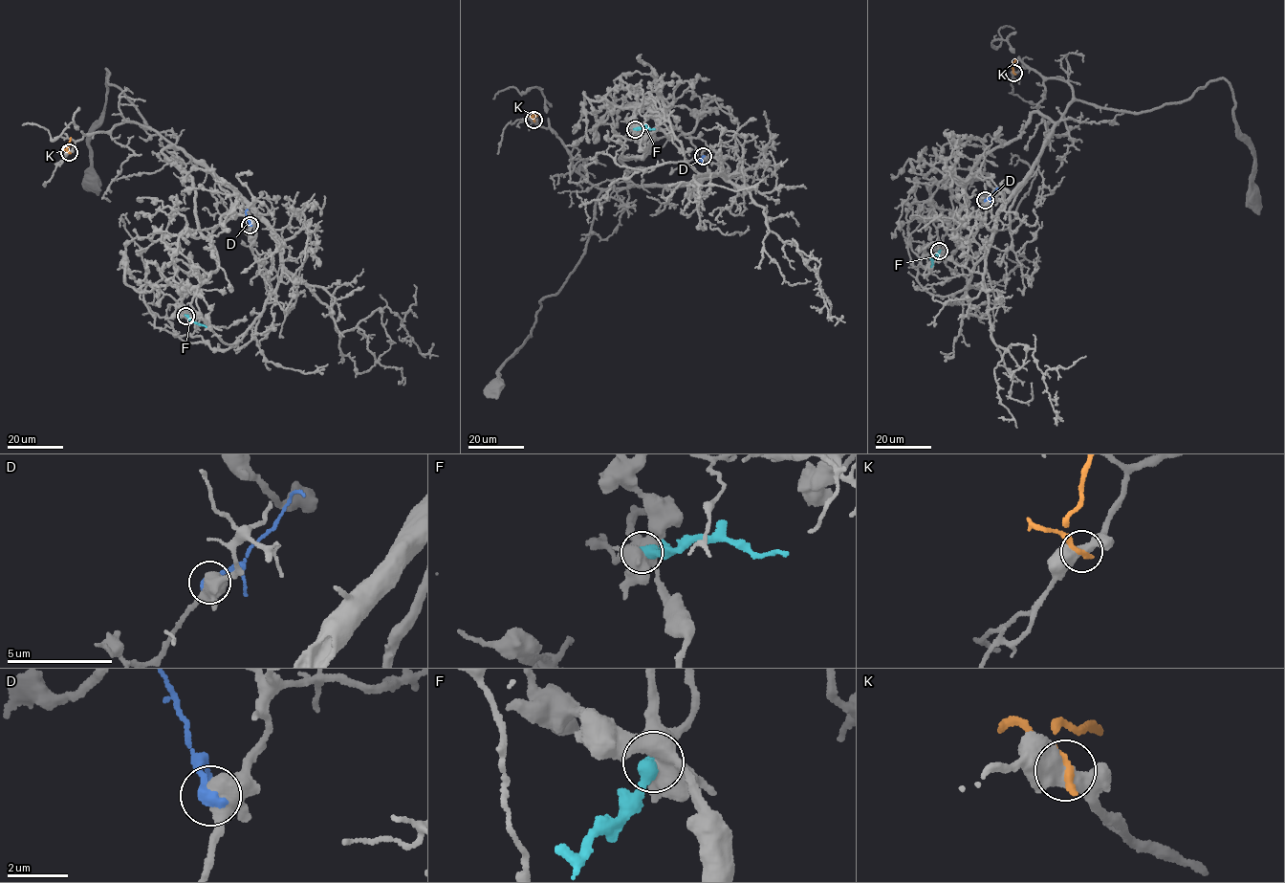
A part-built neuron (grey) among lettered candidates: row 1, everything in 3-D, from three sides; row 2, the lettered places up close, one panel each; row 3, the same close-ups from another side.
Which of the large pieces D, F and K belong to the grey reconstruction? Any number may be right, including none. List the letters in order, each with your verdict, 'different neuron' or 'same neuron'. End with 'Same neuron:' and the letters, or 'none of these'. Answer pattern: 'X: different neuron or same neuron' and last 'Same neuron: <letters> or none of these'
D: different neuron
F: same neuron
K: different neuron
Same neuron: F

